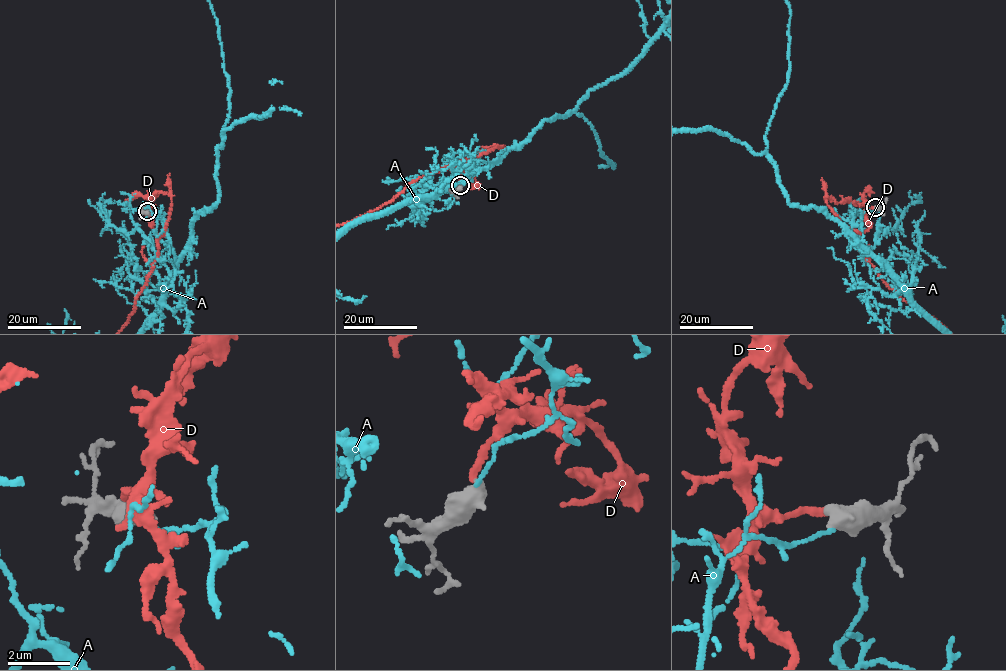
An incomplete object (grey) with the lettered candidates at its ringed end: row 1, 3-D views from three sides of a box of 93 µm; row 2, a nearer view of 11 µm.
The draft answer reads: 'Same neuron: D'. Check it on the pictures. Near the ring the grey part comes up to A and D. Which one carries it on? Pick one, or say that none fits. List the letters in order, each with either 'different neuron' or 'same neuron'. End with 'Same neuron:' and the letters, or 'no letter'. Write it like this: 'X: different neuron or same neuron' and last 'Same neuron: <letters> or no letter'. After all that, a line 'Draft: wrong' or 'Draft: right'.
A: different neuron
D: same neuron
Same neuron: D
Draft: right

